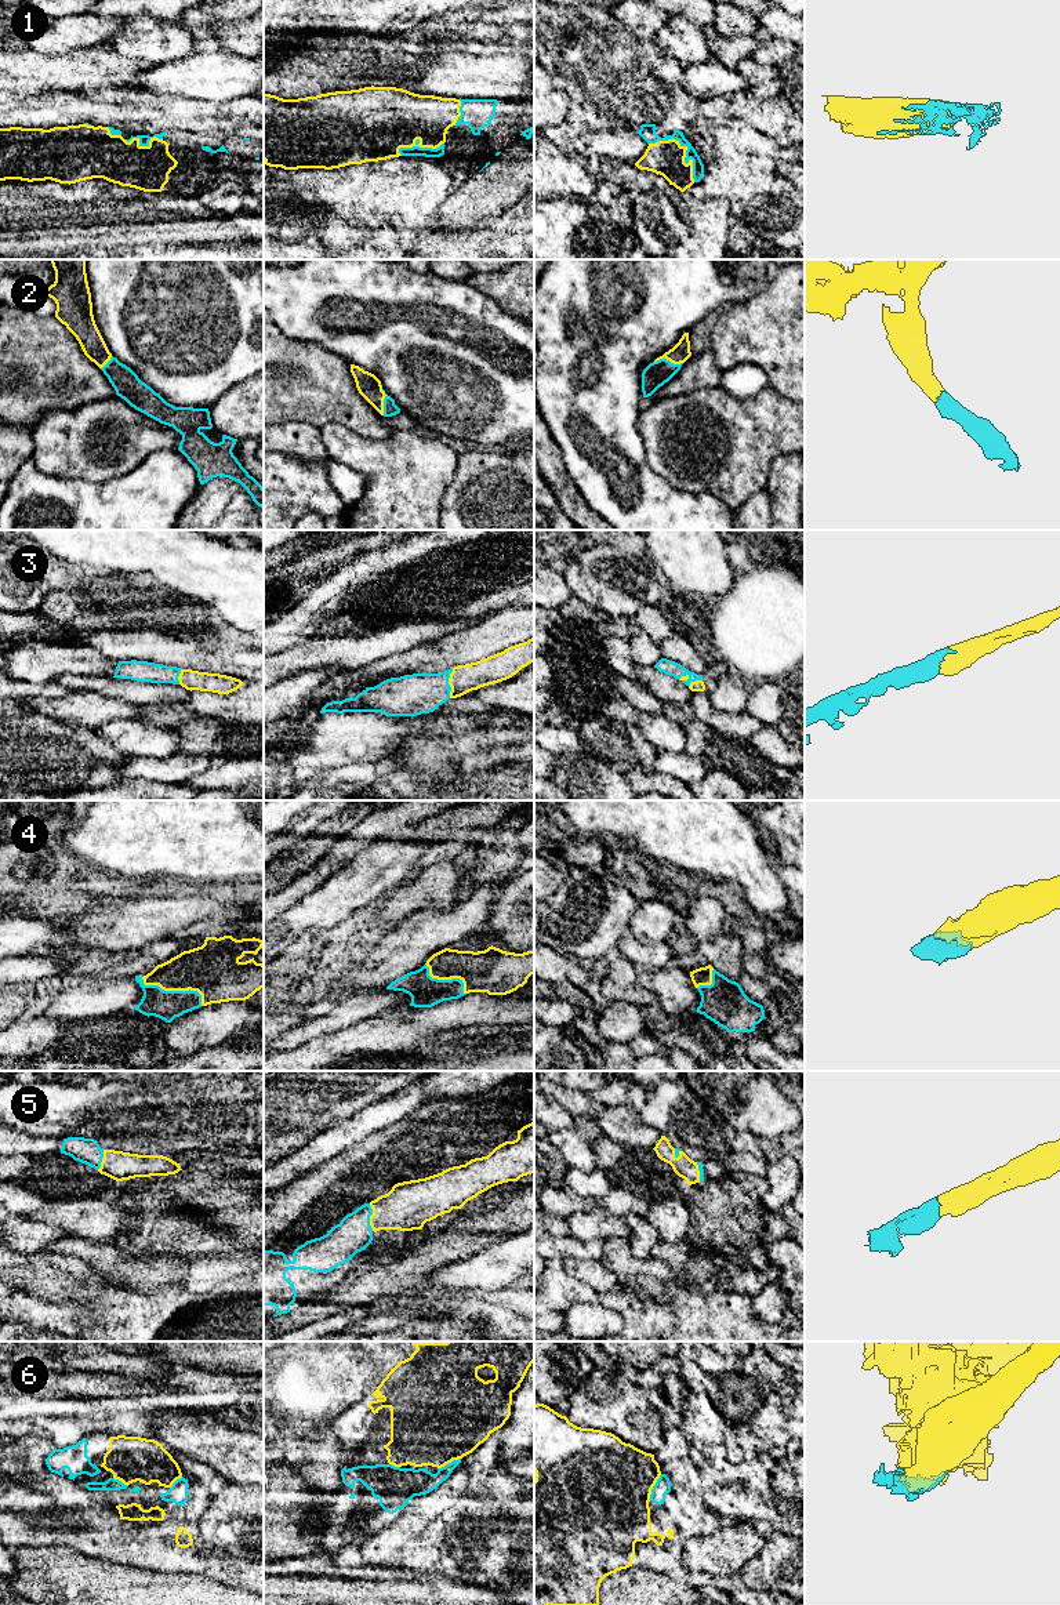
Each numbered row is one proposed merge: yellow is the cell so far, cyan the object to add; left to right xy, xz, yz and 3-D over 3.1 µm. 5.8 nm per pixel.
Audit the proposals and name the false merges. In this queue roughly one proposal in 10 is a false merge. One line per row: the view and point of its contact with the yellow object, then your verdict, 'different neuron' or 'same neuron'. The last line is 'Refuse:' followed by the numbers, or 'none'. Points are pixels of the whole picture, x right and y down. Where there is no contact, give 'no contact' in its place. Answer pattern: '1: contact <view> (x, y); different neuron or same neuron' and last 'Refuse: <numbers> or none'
1: contact yz (686, 149); same neuron
2: contact yz (668, 359); same neuron
3: contact xz (449, 683); same neuron
4: contact xy (174, 990); same neuron
5: contact xz (370, 1217); same neuron
6: contact yz (653, 1485); same neuron
Refuse: none

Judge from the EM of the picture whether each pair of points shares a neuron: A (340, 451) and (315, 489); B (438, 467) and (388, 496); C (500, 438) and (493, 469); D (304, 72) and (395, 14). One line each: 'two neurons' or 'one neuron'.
A: two neurons
B: one neuron
C: two neurons
D: two neurons

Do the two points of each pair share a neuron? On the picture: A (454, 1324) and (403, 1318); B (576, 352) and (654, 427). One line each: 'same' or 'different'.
A: different
B: different

